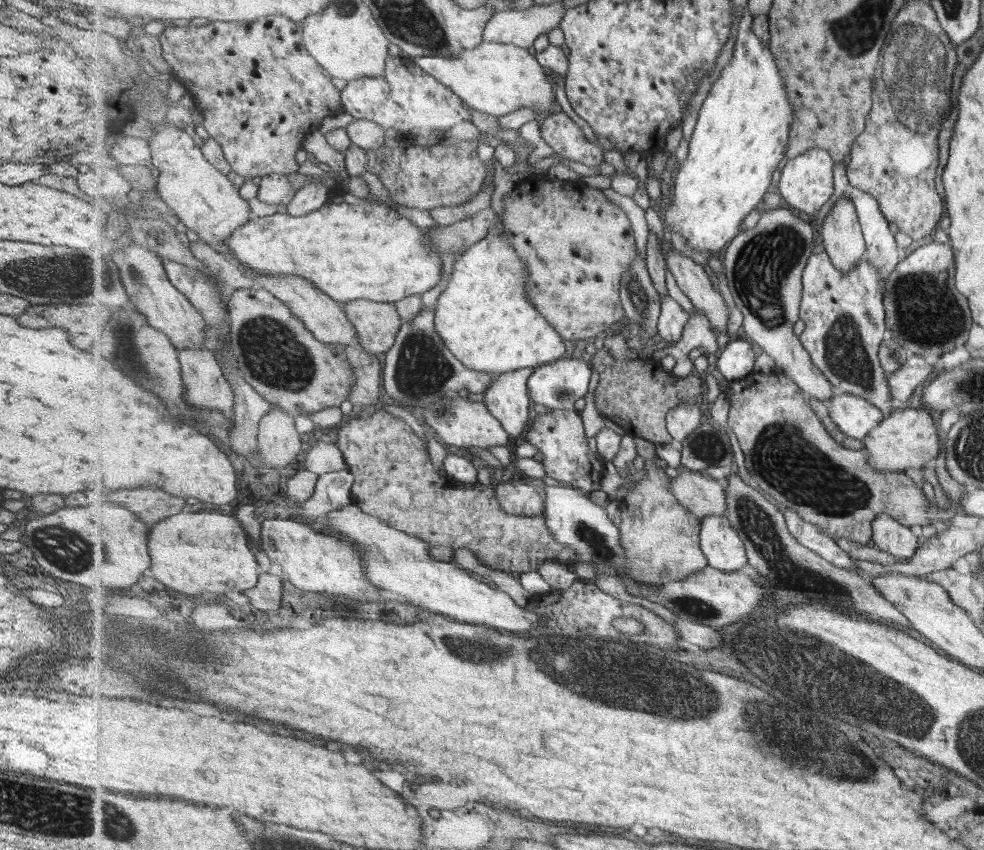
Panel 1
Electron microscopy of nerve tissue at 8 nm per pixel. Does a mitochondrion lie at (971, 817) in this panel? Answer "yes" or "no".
no

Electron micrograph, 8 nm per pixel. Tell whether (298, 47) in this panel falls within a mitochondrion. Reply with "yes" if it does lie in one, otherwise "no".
no

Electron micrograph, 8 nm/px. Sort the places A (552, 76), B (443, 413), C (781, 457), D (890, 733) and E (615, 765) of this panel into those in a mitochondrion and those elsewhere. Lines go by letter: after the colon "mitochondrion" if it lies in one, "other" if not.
A: other
B: mitochondrion
C: mitochondrion
D: mitochondrion
E: other

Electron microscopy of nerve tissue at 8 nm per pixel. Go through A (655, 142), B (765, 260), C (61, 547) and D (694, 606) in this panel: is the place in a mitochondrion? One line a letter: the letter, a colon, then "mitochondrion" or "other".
A: other
B: mitochondrion
C: mitochondrion
D: mitochondrion

